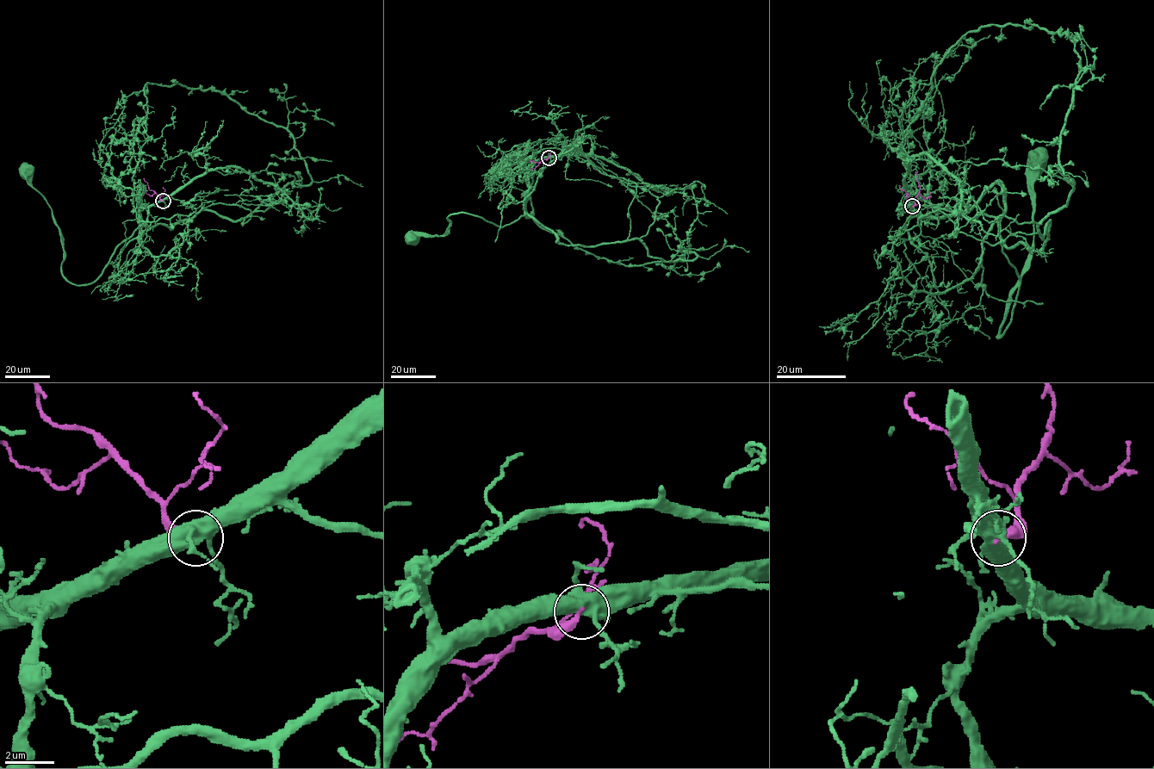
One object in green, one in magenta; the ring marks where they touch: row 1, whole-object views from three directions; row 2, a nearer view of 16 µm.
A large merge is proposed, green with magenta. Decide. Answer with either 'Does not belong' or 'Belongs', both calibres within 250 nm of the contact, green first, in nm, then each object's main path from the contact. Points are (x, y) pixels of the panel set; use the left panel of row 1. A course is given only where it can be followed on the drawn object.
Does not belong. Thickness 500 nm (green) against 280 nm. Course of green: (163, 200), (144, 207), (139, 185), (139, 226), (91, 282), (73, 284), (61, 271), (52, 209), (26, 172). Course of magenta: (163, 200), (149, 189), (144, 177)

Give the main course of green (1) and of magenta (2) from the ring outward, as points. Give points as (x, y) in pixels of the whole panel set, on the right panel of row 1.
1: (912, 206), (963, 214), (1001, 183), (1002, 252), (1020, 280), (999, 337), (1033, 241), (1038, 163)
2: (912, 206), (920, 191), (915, 171)

